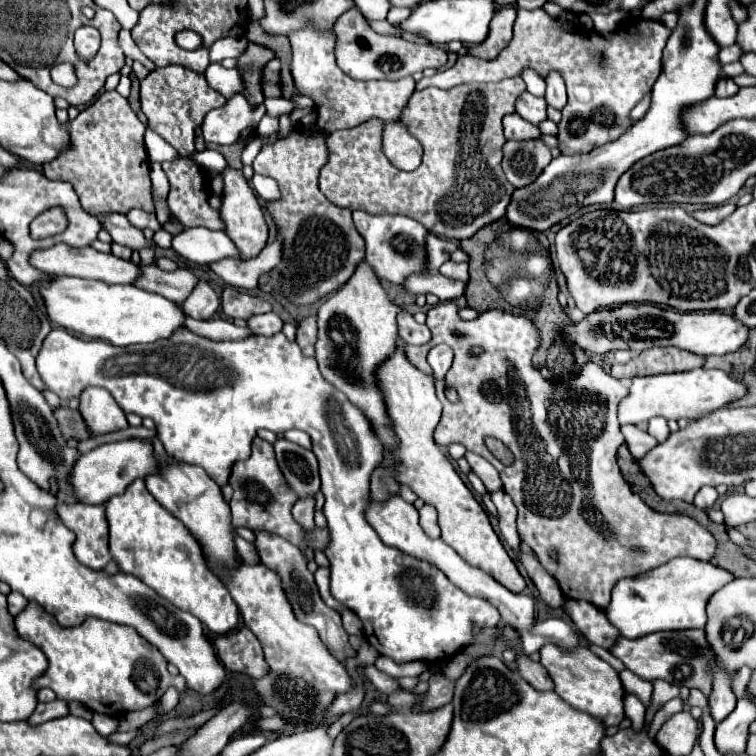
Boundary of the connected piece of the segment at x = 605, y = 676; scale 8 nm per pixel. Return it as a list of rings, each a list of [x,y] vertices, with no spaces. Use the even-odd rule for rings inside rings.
[[[545,645],[541,649],[541,665],[547,669],[549,677],[553,679],[553,683],[557,687],[557,695],[561,699],[565,699],[569,705],[573,705],[575,709],[581,709],[589,715],[603,719],[603,723],[607,727],[619,725],[625,719],[623,701],[621,701],[623,685],[619,681],[619,673],[613,667],[609,667],[609,663],[605,663],[597,655],[593,655],[591,649],[581,647],[579,651],[563,653],[559,647],[555,649],[555,645]]]

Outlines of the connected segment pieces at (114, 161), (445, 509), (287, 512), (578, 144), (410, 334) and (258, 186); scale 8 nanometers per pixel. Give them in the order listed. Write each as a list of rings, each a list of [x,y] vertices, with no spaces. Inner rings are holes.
[[[101,93],[93,105],[69,121],[69,145],[57,159],[43,165],[43,175],[47,179],[69,181],[75,187],[83,209],[91,215],[125,215],[133,207],[155,211],[143,133],[145,125],[133,113],[125,97],[119,93]]]
[[[399,341],[395,355],[391,355],[379,367],[377,383],[385,395],[387,413],[391,419],[395,419],[393,423],[395,423],[397,437],[401,439],[397,451],[397,461],[401,463],[397,469],[399,483],[409,485],[417,493],[417,497],[437,507],[441,539],[451,547],[459,547],[459,555],[469,565],[487,571],[493,579],[503,583],[513,593],[523,591],[525,579],[519,573],[513,559],[509,557],[509,553],[505,551],[505,547],[501,545],[497,533],[493,531],[485,509],[479,505],[479,501],[473,497],[469,487],[455,473],[447,455],[443,455],[433,441],[433,431],[441,417],[441,403],[435,395],[433,377],[421,373],[407,361],[407,357],[403,355],[403,343]]]
[[[255,437],[253,441],[253,453],[247,461],[235,463],[231,471],[229,485],[233,487],[233,499],[231,499],[231,513],[233,513],[233,525],[235,527],[249,527],[251,531],[271,531],[277,535],[283,535],[293,545],[301,547],[301,551],[325,551],[329,545],[329,529],[313,527],[311,531],[303,531],[303,527],[293,519],[291,507],[297,501],[295,491],[287,487],[287,481],[283,479],[283,473],[279,471],[279,465],[275,461],[273,445]]]
[[[543,7],[527,11],[517,9],[517,19],[513,23],[513,39],[497,59],[485,61],[479,57],[459,55],[455,65],[433,75],[423,77],[415,91],[429,85],[449,89],[459,83],[491,83],[521,75],[525,67],[543,73],[559,71],[567,85],[567,105],[563,109],[563,119],[559,123],[559,149],[565,155],[587,153],[597,145],[615,141],[631,125],[629,111],[651,91],[661,72],[662,51],[671,31],[661,21],[651,21],[643,17],[627,17],[621,25],[609,33],[599,35],[587,29],[565,29],[559,19],[551,17]]]
[[[399,311],[399,337],[407,345],[425,345],[431,339],[427,325],[419,325],[409,311]]]
[[[254,173],[251,183],[258,196],[265,201],[280,198],[280,190],[274,179]]]

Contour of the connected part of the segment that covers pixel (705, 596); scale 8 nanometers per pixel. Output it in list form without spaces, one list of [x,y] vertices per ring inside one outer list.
[[[687,557],[671,559],[669,563],[651,569],[649,573],[633,579],[621,579],[613,589],[611,603],[605,615],[621,631],[623,637],[643,637],[647,633],[657,633],[657,631],[705,627],[707,601],[715,591],[719,591],[733,579],[733,575],[721,567]]]

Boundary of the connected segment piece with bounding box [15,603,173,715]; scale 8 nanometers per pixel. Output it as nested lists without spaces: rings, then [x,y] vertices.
[[[29,603],[27,609],[15,617],[15,627],[23,639],[35,643],[49,659],[49,669],[35,681],[35,689],[49,687],[57,693],[57,699],[79,701],[95,713],[125,715],[149,707],[161,699],[161,695],[173,681],[163,655],[159,655],[159,651],[155,651],[155,647],[151,647],[151,643],[147,643],[133,627],[123,627],[117,623],[89,617],[79,627],[67,629],[59,627],[59,623],[55,623],[55,619],[51,619],[51,615],[47,615],[47,611],[43,611],[43,607],[39,607],[37,603]]]

